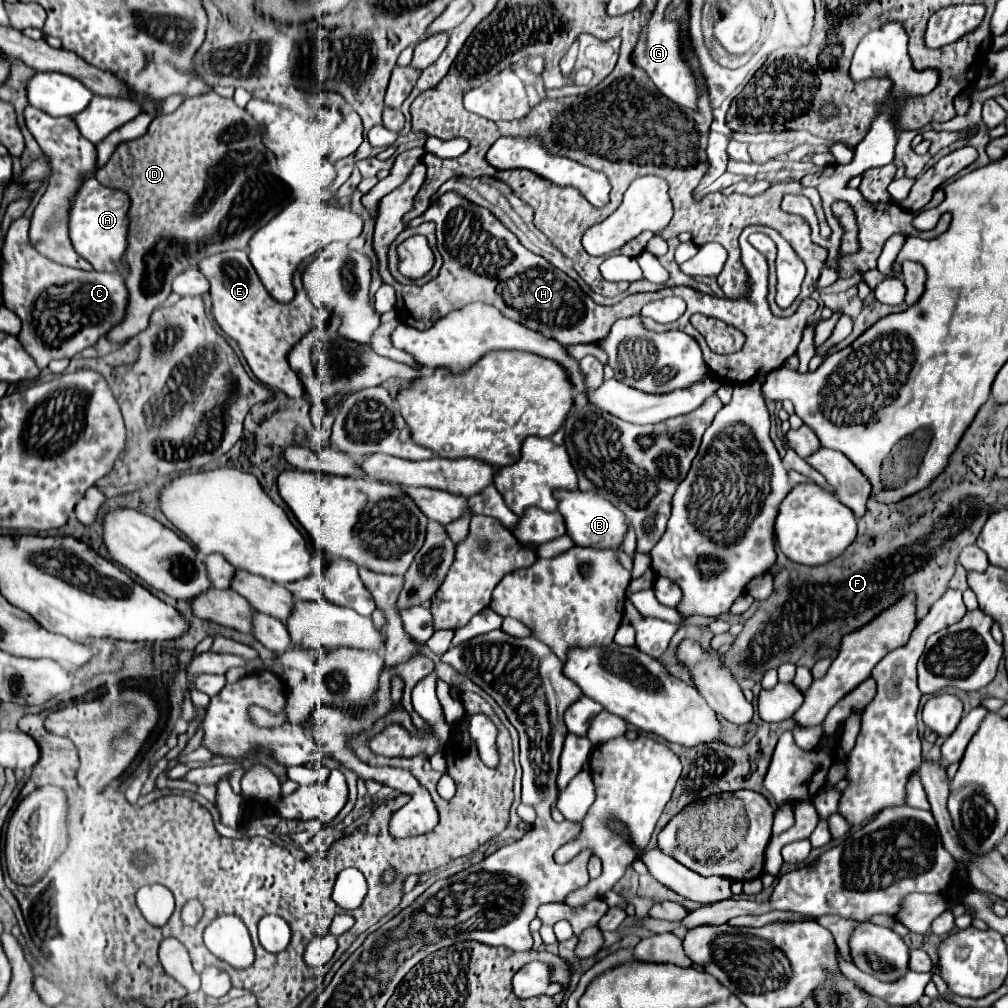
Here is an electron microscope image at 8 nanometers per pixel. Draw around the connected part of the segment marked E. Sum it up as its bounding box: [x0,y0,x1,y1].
[200,251,316,397]

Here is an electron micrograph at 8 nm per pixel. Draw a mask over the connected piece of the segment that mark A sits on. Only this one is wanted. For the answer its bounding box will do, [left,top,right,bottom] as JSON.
[70,181,128,271]

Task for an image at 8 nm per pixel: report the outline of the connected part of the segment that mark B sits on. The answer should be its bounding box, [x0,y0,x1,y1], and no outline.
[554,489,626,547]

